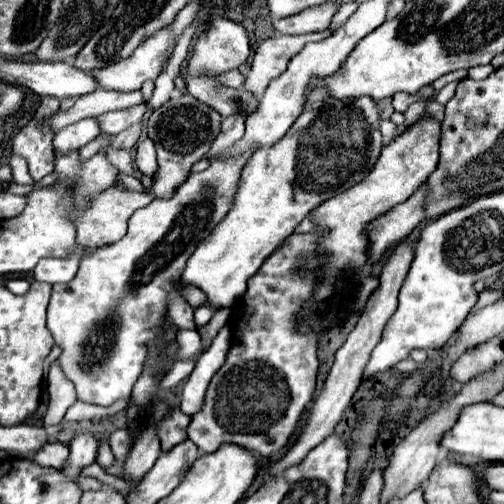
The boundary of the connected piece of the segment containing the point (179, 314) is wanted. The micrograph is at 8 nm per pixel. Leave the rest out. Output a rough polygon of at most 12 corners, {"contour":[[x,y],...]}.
{"contour":[[176,291],[168,315],[177,329],[195,329],[194,310]]}

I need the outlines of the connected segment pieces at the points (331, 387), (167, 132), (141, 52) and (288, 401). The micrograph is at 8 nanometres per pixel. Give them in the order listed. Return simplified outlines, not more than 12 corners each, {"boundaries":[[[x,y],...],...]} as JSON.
{"boundaries":[[[400,242],[336,352],[304,432],[270,476],[298,464],[340,422],[396,312],[410,262]],[[190,94],[148,120],[158,172],[148,190],[172,196],[208,154],[220,114]],[[168,26],[126,60],[90,72],[106,90],[138,90],[158,78],[172,34]],[[292,234],[248,280],[188,438],[280,454],[316,390],[300,308],[326,274]]]}

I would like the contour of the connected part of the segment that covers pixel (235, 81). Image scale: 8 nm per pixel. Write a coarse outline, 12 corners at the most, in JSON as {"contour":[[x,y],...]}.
{"contour":[[230,70],[218,76],[222,84],[240,88],[244,76],[240,70]]}

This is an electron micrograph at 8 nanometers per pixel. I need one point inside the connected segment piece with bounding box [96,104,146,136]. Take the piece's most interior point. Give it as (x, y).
(112, 122)

